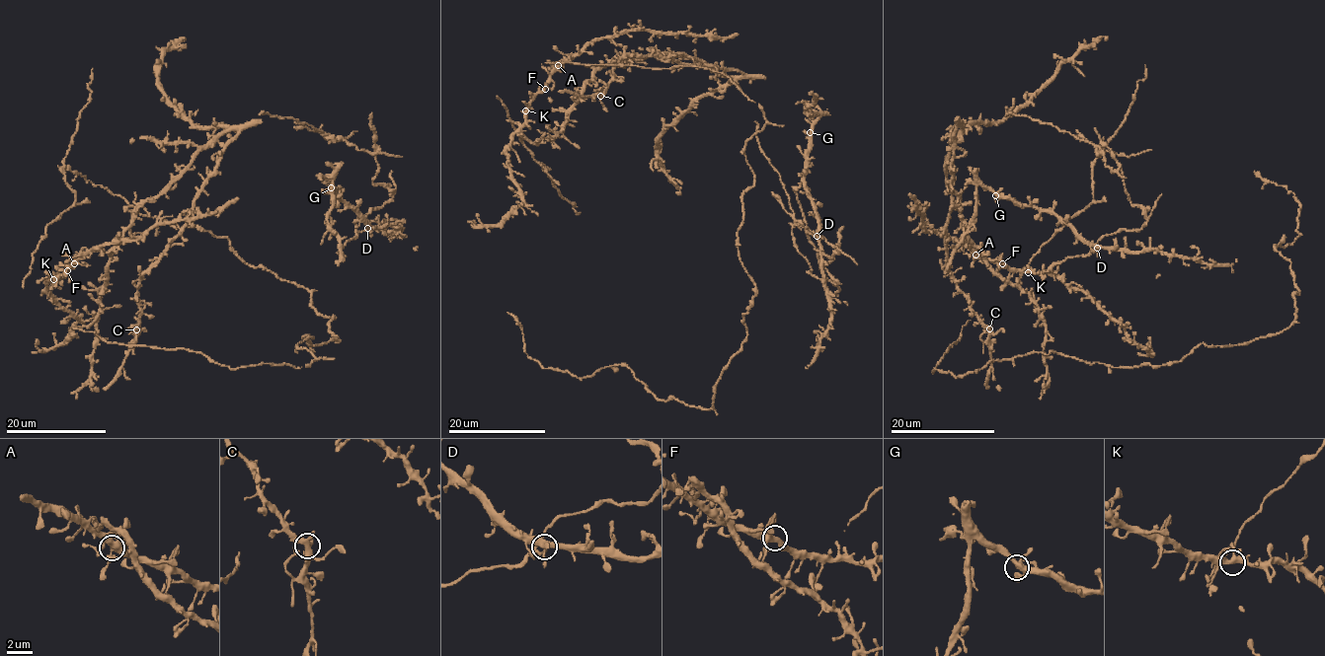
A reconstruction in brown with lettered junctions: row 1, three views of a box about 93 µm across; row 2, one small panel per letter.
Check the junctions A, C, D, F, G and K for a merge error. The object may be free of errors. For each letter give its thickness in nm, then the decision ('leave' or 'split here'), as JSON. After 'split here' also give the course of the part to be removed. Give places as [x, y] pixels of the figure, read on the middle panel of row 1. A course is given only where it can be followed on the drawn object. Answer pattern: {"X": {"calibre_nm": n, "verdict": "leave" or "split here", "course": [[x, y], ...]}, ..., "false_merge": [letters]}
{"A": {"calibre_nm": 420, "verdict": "leave"}, "C": {"calibre_nm": 360, "verdict": "leave"}, "D": {"calibre_nm": 360, "verdict": "split here", "course": [[816, 237], [805, 232], [821, 274], [835, 284], [823, 265], [838, 250], [794, 217], [754, 121]]}, "F": {"calibre_nm": 360, "verdict": "leave"}, "G": {"calibre_nm": 360, "verdict": "leave"}, "K": {"calibre_nm": 360, "verdict": "leave"}, "false_merge": ["D"]}

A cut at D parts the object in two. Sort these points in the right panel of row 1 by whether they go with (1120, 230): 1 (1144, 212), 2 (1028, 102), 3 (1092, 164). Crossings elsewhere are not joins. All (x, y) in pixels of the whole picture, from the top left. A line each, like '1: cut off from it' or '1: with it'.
1: with it
2: cut off from it
3: cut off from it

